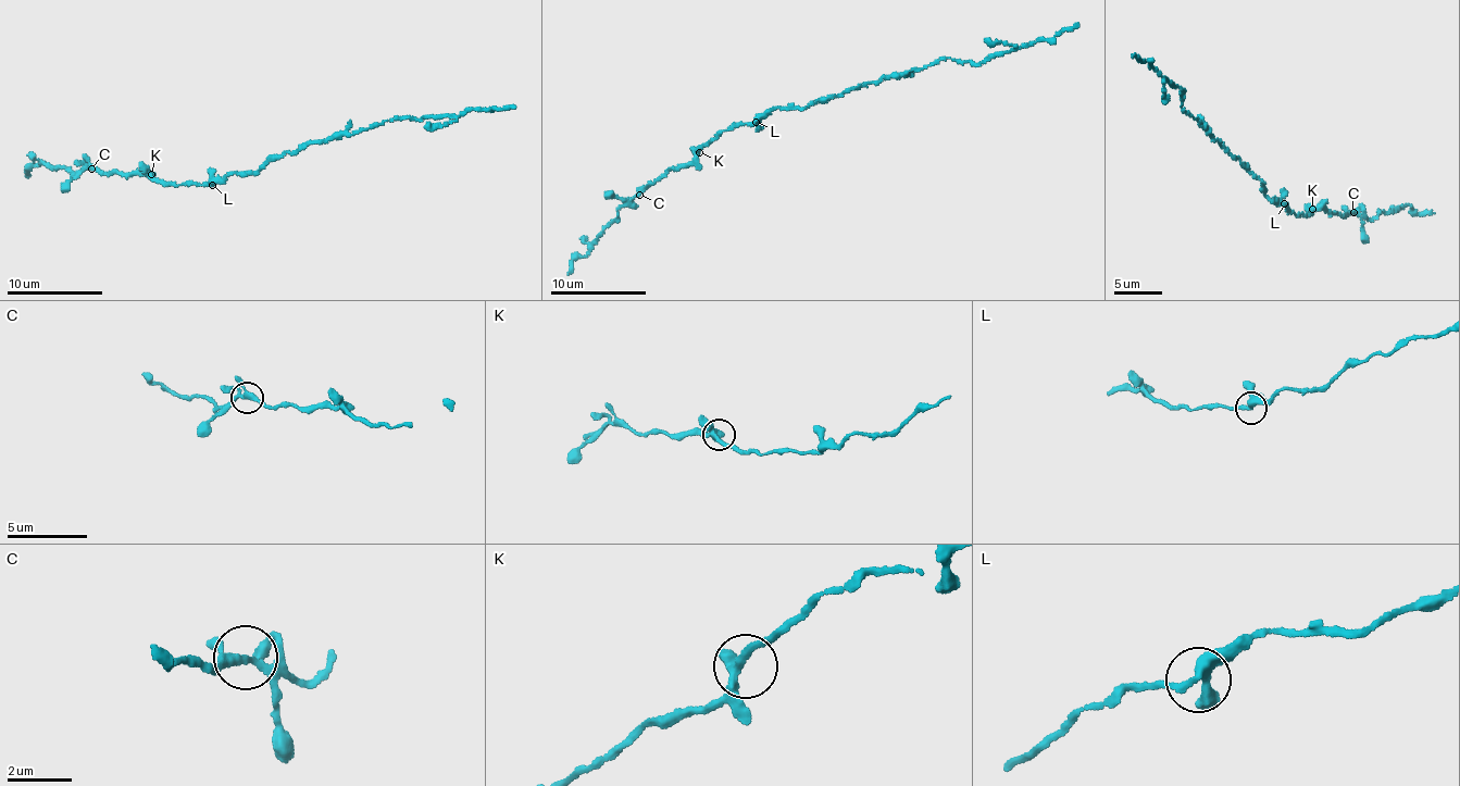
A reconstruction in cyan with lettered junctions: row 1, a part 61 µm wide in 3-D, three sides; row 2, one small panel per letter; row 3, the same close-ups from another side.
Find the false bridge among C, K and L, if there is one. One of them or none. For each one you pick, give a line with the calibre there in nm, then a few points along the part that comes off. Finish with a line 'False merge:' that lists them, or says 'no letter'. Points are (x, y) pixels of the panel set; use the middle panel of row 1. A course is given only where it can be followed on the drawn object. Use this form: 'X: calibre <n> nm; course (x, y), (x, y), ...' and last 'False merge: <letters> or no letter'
False merge: no letter

